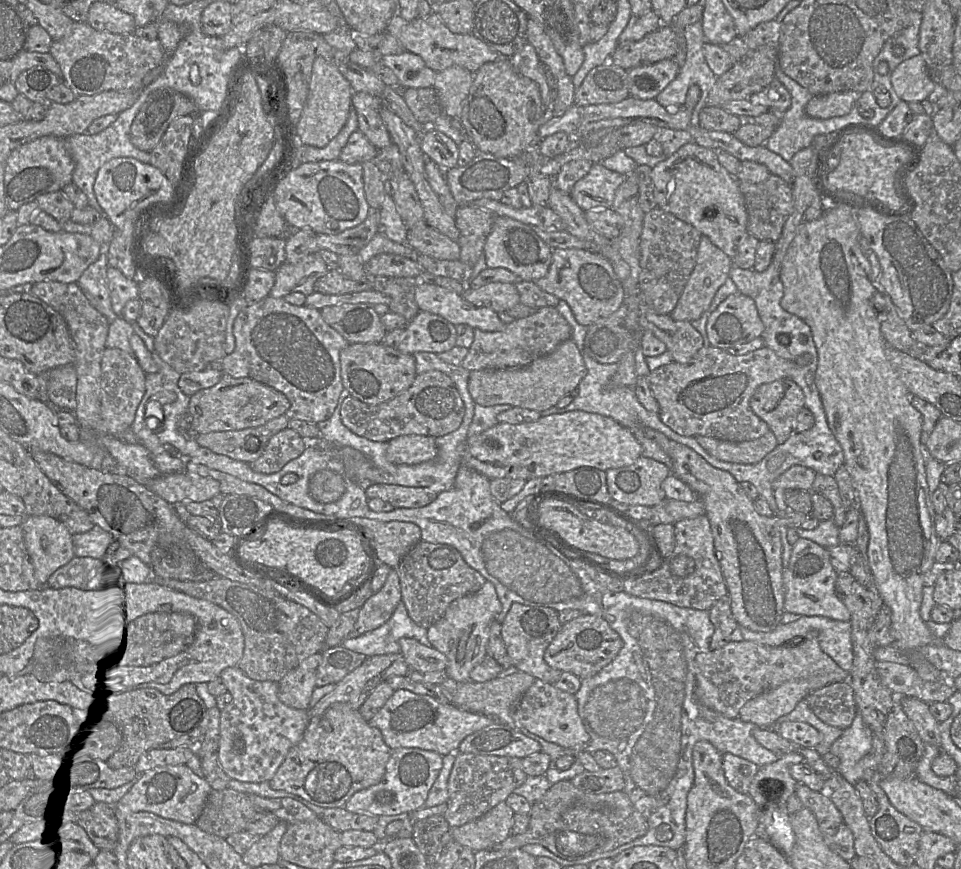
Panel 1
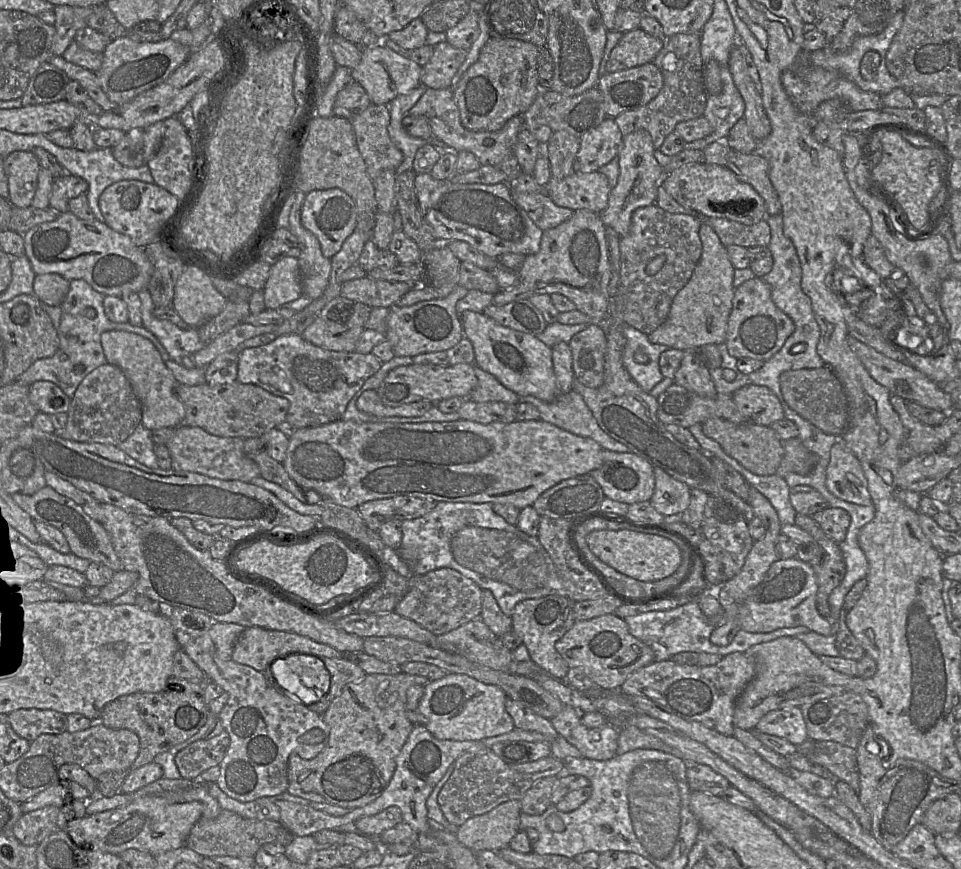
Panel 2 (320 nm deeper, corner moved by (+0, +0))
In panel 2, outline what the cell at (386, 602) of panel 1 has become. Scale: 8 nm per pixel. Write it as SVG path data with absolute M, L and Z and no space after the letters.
M246 627L238 636L234 645L231 659L236 663L243 664L263 672L277 658L289 654L306 654L313 656L324 656L335 658L340 656L340 652L326 644L318 643L310 638L283 631L268 630L261 627Z

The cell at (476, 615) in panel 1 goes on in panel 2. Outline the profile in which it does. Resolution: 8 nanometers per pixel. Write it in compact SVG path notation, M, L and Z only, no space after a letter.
M447 673L443 678L428 681L420 700L419 712L426 718L425 727L439 740L480 741L512 731L515 726L505 709L506 693L495 685L485 684L465 674Z

